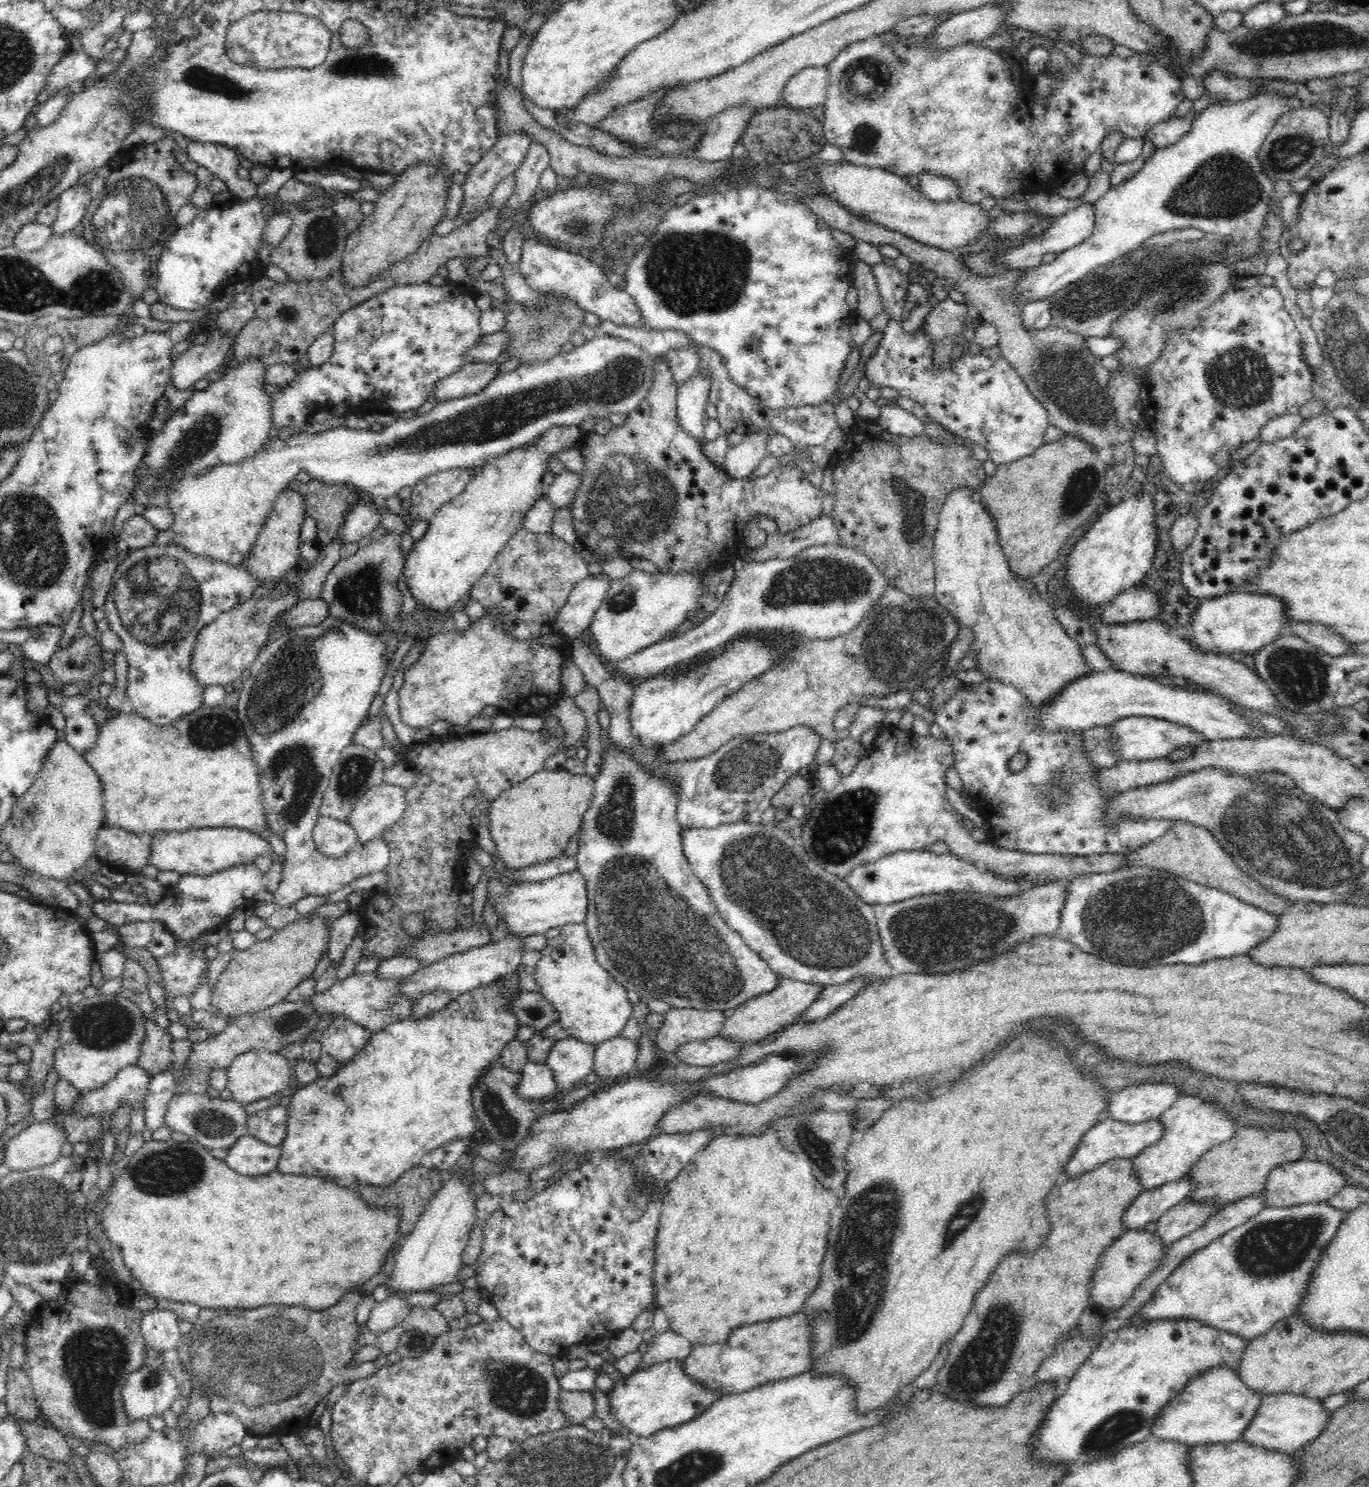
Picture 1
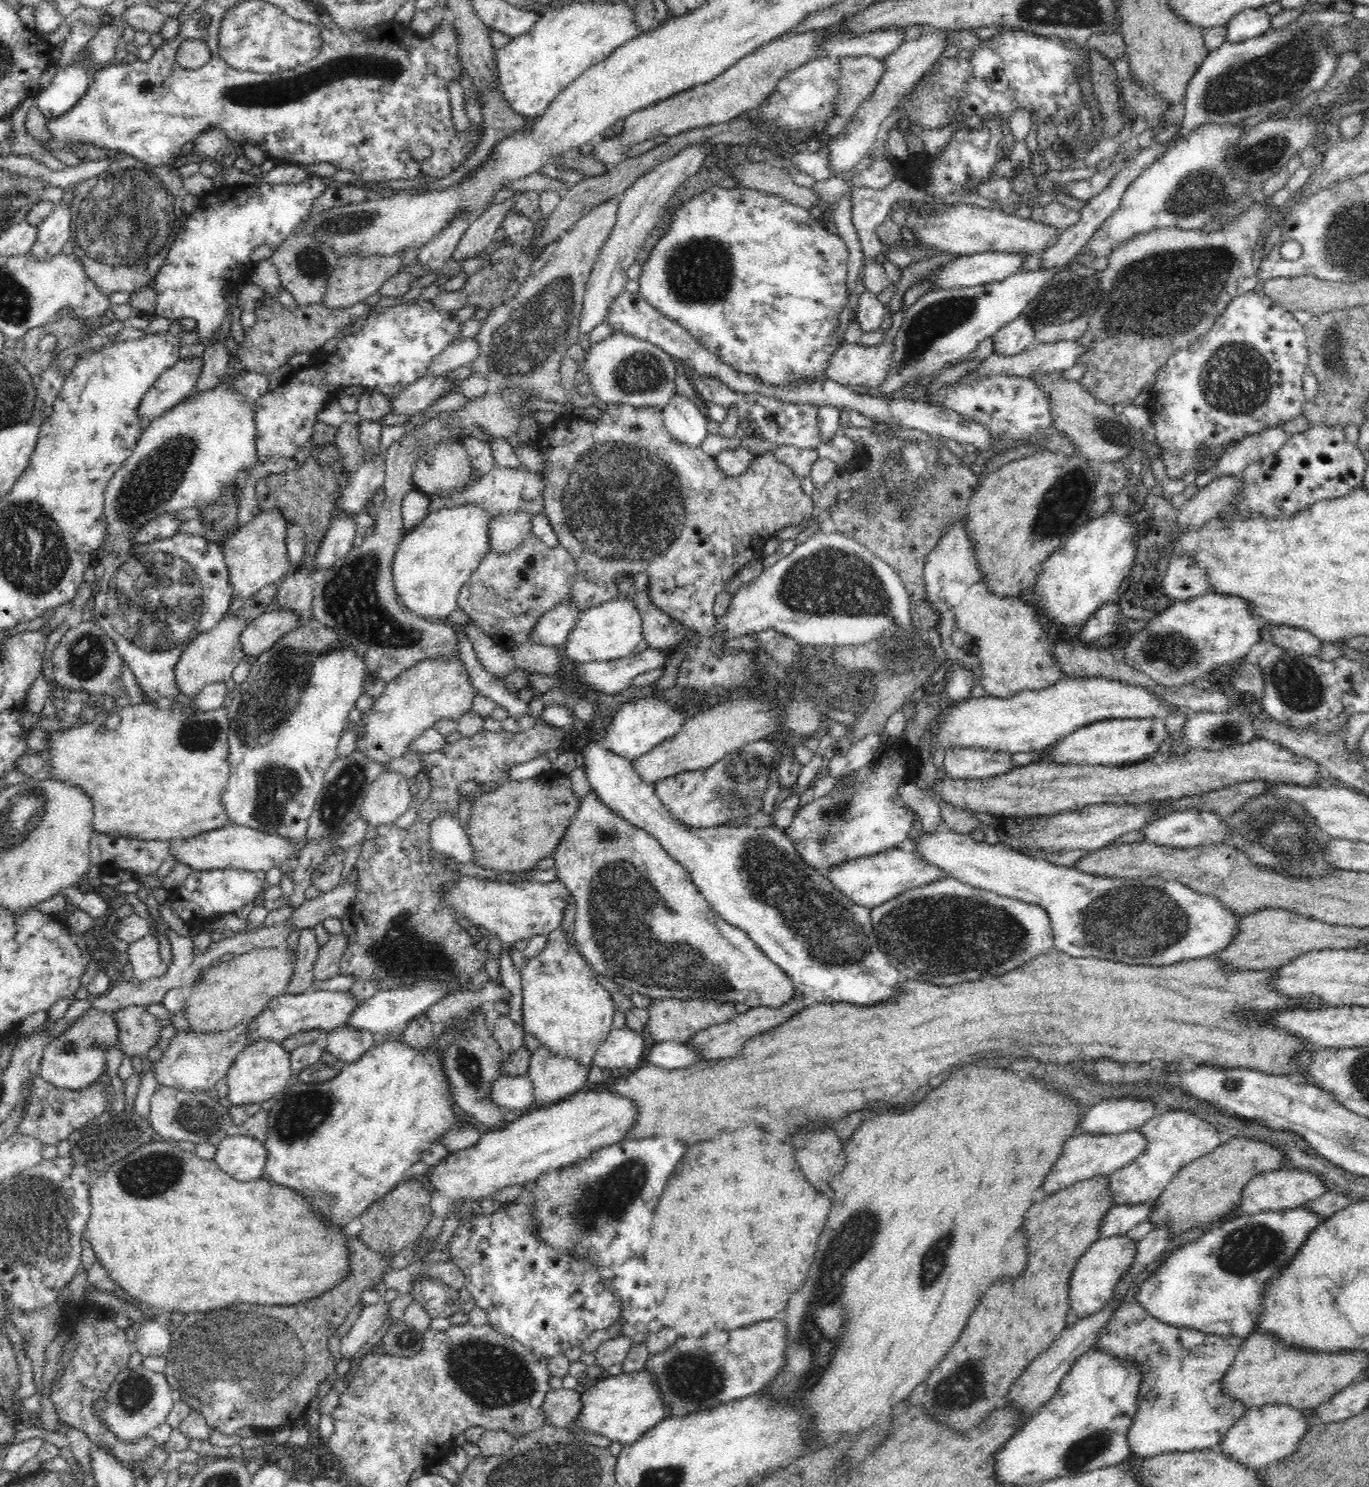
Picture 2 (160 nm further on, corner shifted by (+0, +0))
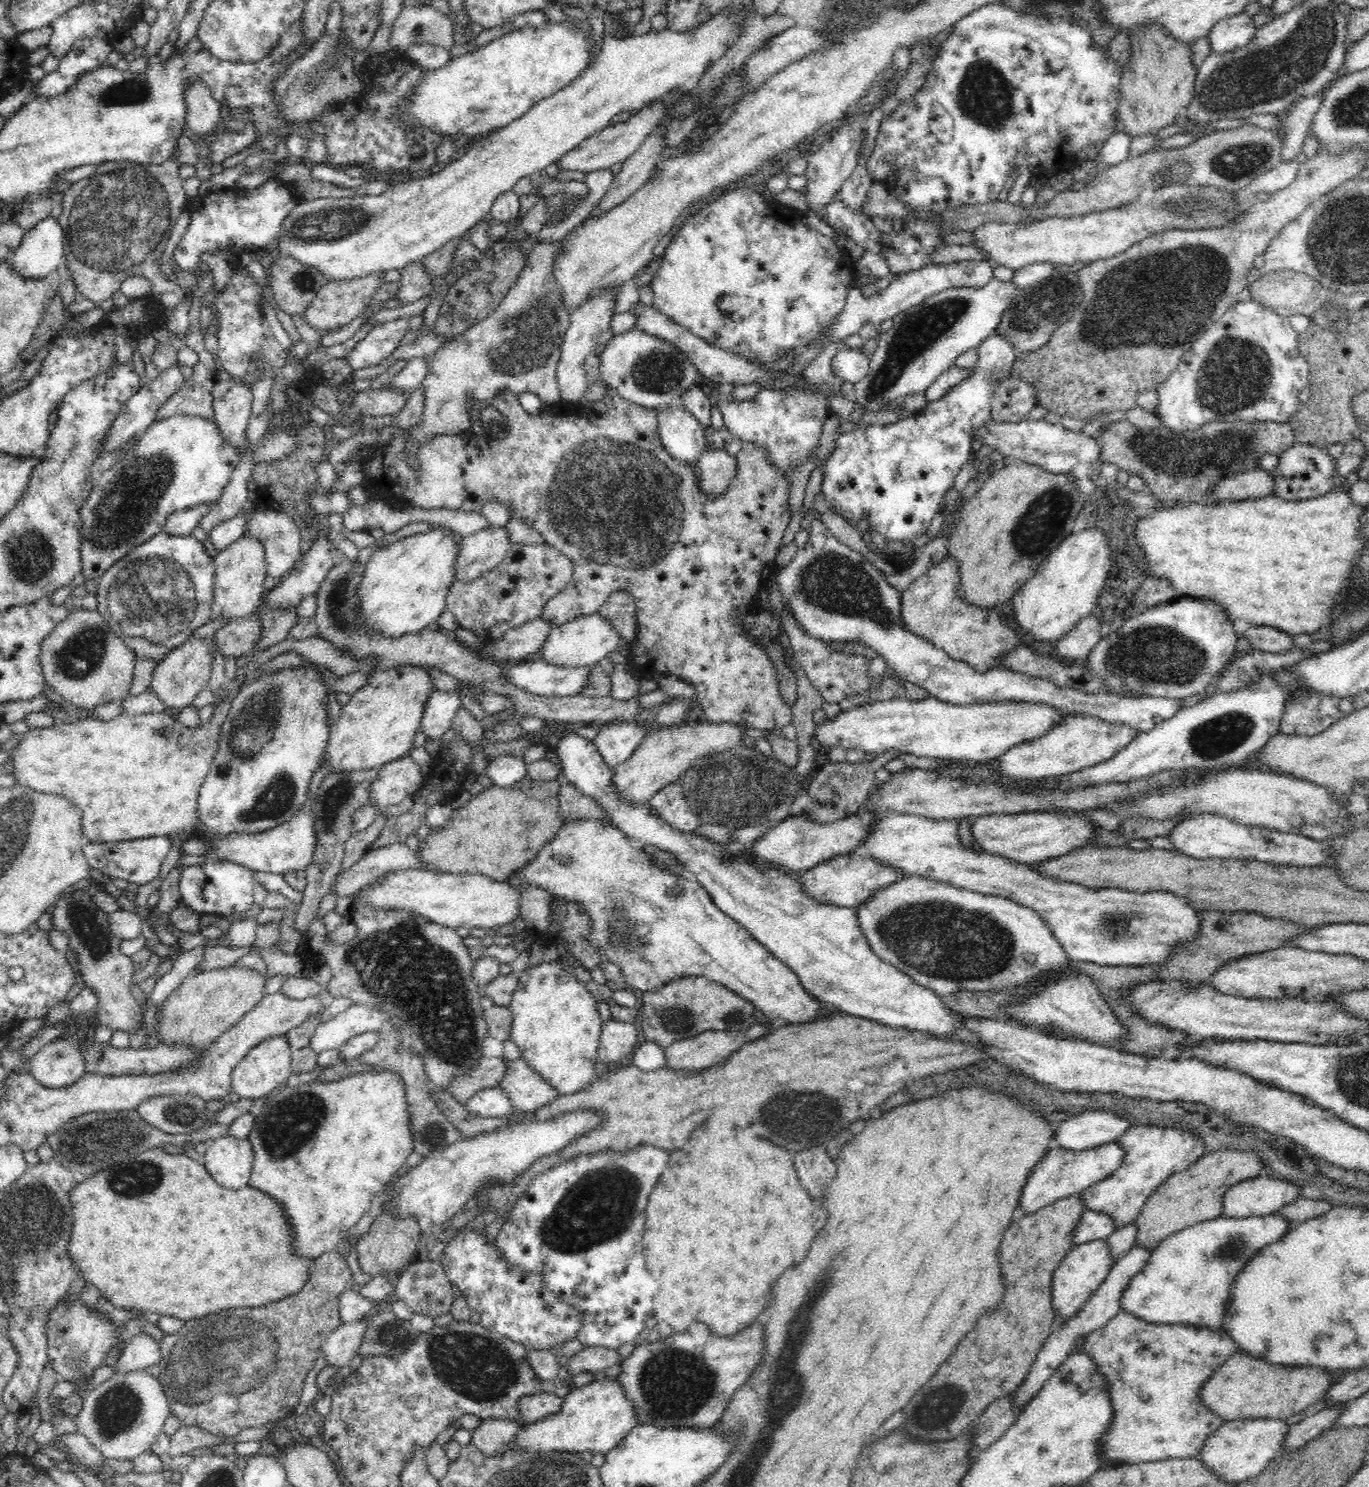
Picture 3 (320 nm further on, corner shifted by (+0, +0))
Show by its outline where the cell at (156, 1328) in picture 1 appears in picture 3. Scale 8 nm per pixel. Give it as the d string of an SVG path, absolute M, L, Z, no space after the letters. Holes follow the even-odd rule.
M140 1333L133 1336L125 1345L125 1348L118 1358L114 1372L142 1371L148 1366L158 1365L161 1360L161 1343L156 1342L150 1335Z

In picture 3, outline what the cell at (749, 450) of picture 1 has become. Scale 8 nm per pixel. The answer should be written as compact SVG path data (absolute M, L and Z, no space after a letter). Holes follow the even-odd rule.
M712 447L704 451L695 464L695 473L699 478L699 487L707 496L722 496L728 485L738 477L739 456L730 456L726 451Z

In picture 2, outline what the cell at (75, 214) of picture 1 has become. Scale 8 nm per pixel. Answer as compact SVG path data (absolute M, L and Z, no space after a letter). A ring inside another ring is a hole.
M61 203L56 205L55 209L36 227L37 239L29 253L32 254L34 259L38 260L57 256L58 253L62 252L64 244L71 238L71 212L69 205L61 205Z

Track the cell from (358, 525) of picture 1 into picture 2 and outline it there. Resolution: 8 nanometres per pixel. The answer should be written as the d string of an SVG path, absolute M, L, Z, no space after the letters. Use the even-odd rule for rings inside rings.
M340 513L336 515L329 527L318 552L313 556L312 566L308 566L309 570L313 568L318 572L323 571L338 560L346 558L353 547L352 543L358 527L351 516Z

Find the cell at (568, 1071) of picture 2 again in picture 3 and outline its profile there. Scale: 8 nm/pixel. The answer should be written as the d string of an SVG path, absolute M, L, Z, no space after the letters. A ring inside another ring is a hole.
M521 1057L509 1062L499 1087L509 1096L513 1109L522 1113L538 1110L560 1095Z

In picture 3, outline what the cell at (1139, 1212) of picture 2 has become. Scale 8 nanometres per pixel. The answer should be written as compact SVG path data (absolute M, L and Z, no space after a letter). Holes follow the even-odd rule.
M1089 1209L1080 1216L1080 1222L1074 1228L1072 1245L1080 1245L1094 1240L1108 1239L1116 1232L1116 1223L1108 1214L1096 1213Z

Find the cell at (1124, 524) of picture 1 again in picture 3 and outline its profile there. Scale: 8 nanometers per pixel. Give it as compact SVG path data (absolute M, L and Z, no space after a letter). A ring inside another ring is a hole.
M1090 525L1084 531L1064 539L1040 564L1039 571L1011 598L1010 606L1014 611L1014 624L1018 626L1018 630L1036 642L1054 643L1064 638L1071 628L1086 616L1090 616L1096 608L1099 594L1103 591L1104 582L1112 568L1110 556L1112 552L1106 544L1106 536L1096 526Z

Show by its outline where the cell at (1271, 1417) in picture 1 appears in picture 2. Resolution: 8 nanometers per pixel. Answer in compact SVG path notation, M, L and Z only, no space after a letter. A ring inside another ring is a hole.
M1266 1404L1246 1409L1226 1431L1216 1449L1232 1460L1239 1460L1246 1468L1258 1471L1291 1455L1309 1428L1308 1420L1299 1408L1292 1408L1290 1404Z

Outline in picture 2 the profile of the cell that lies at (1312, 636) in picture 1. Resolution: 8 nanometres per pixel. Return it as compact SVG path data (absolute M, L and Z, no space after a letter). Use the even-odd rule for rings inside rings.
M1266 626L1263 634L1276 646L1284 650L1292 650L1296 654L1315 656L1324 646L1324 641L1316 638L1311 632L1292 626Z

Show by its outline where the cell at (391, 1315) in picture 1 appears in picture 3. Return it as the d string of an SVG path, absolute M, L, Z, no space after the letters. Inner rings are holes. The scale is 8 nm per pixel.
M367 1319L342 1323L335 1328L320 1348L326 1366L338 1366L343 1372L349 1370L349 1363L357 1356L366 1329Z

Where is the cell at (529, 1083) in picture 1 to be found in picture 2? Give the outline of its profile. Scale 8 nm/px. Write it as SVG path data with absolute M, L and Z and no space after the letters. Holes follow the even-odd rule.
M525 1074L506 1075L495 1080L489 1097L496 1106L518 1115L527 1111L530 1104L535 1101L534 1084Z

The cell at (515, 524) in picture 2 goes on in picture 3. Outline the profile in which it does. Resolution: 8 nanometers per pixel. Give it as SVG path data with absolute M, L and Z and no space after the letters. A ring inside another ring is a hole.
M489 525L488 527L488 529L481 529L480 532L462 539L454 565L455 581L476 580L482 573L492 570L497 564L500 564L501 560L504 560L506 551L512 546L512 541L508 539L508 531L505 526Z

